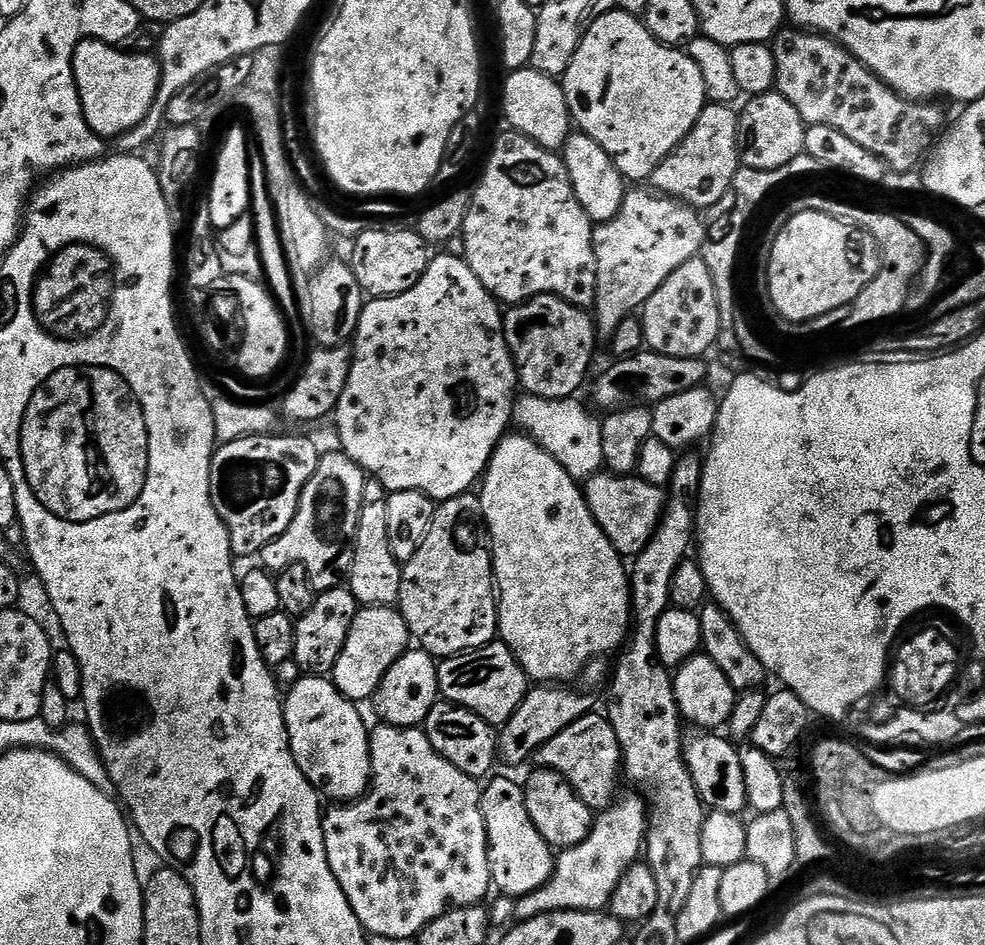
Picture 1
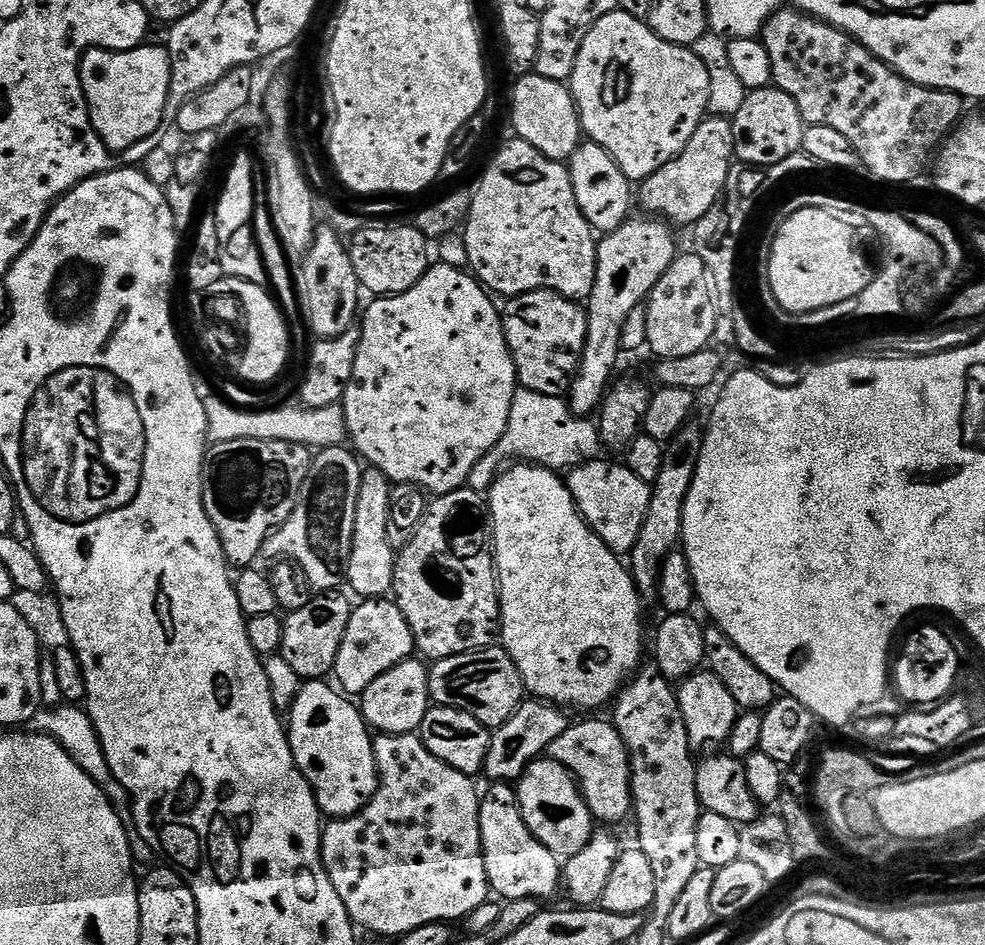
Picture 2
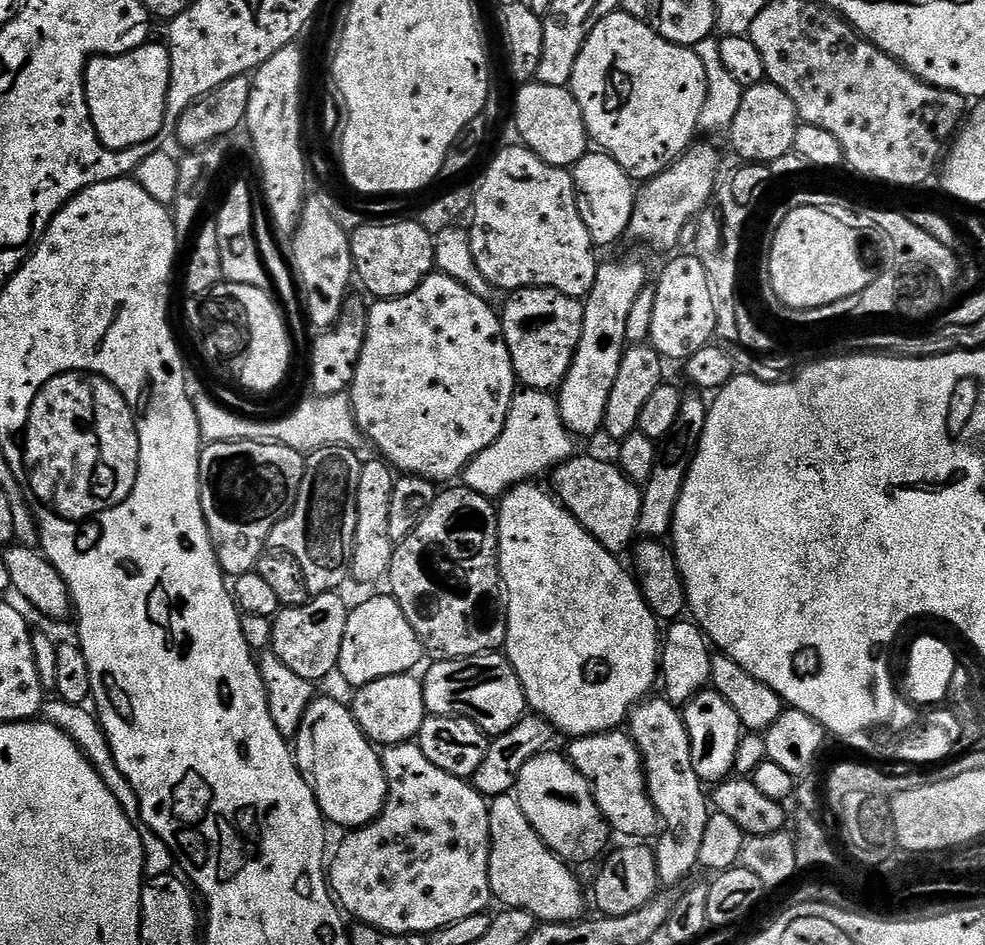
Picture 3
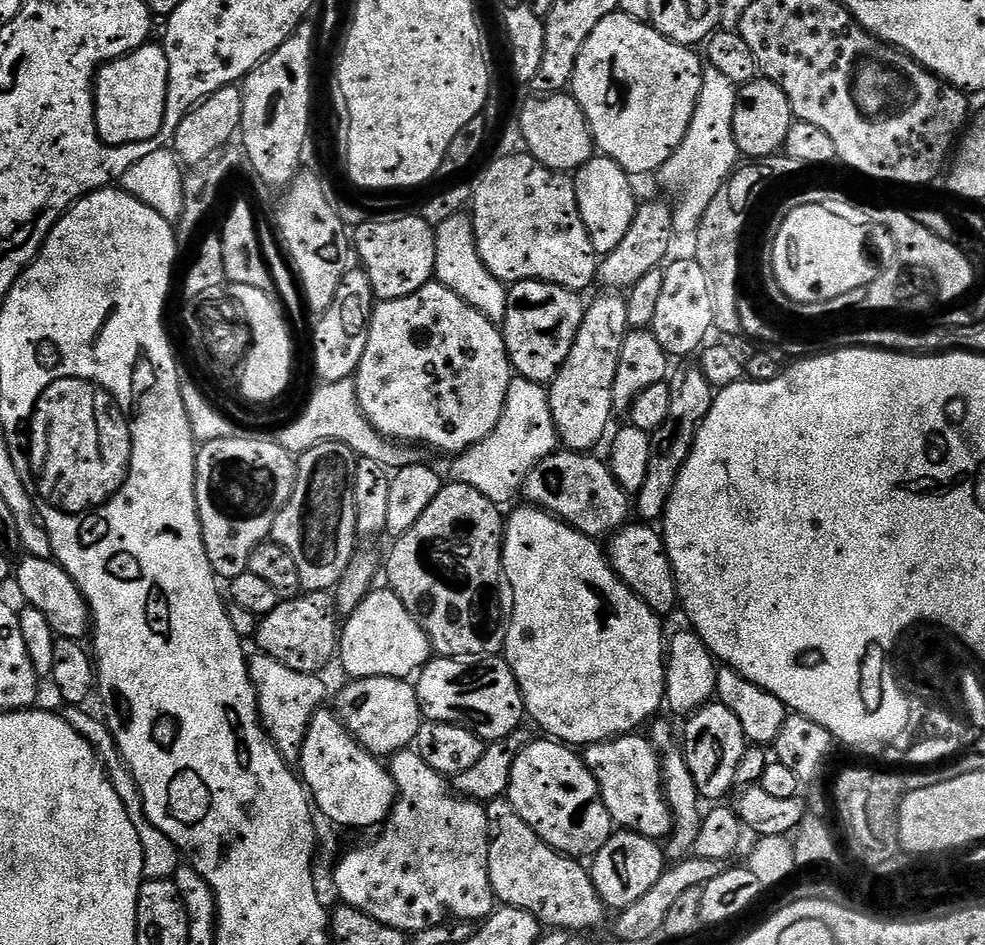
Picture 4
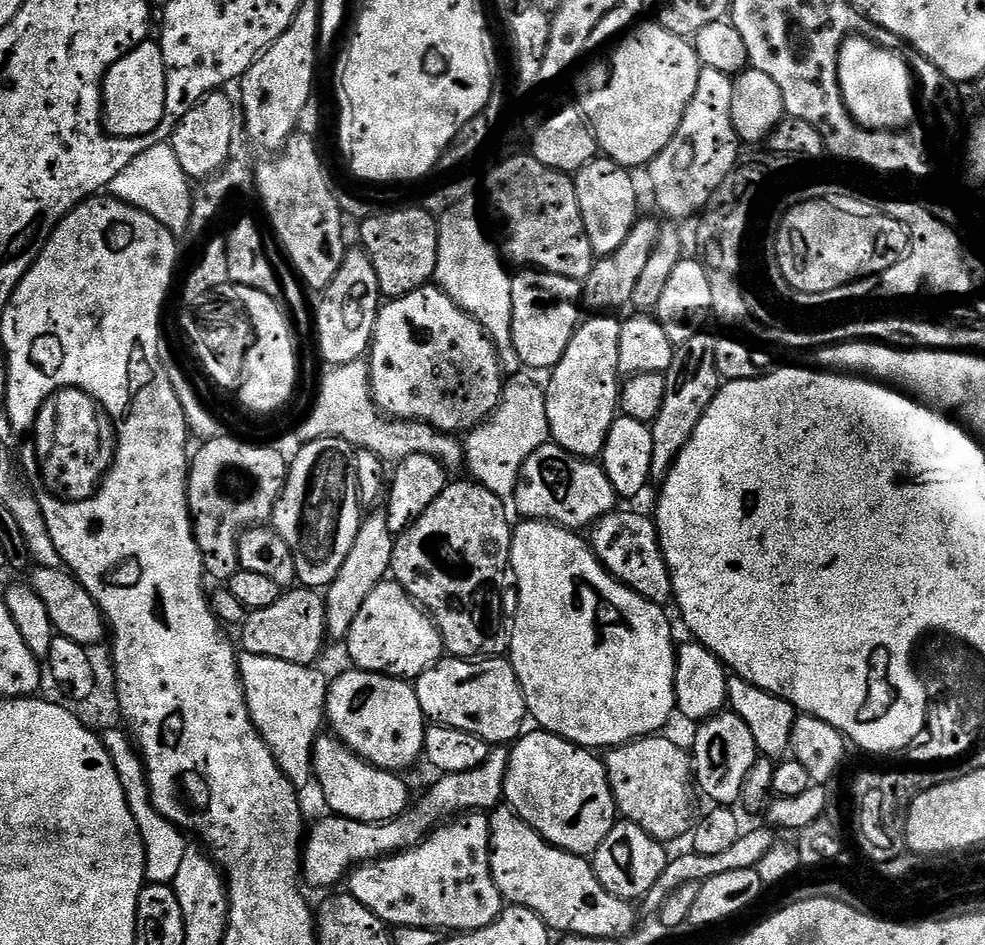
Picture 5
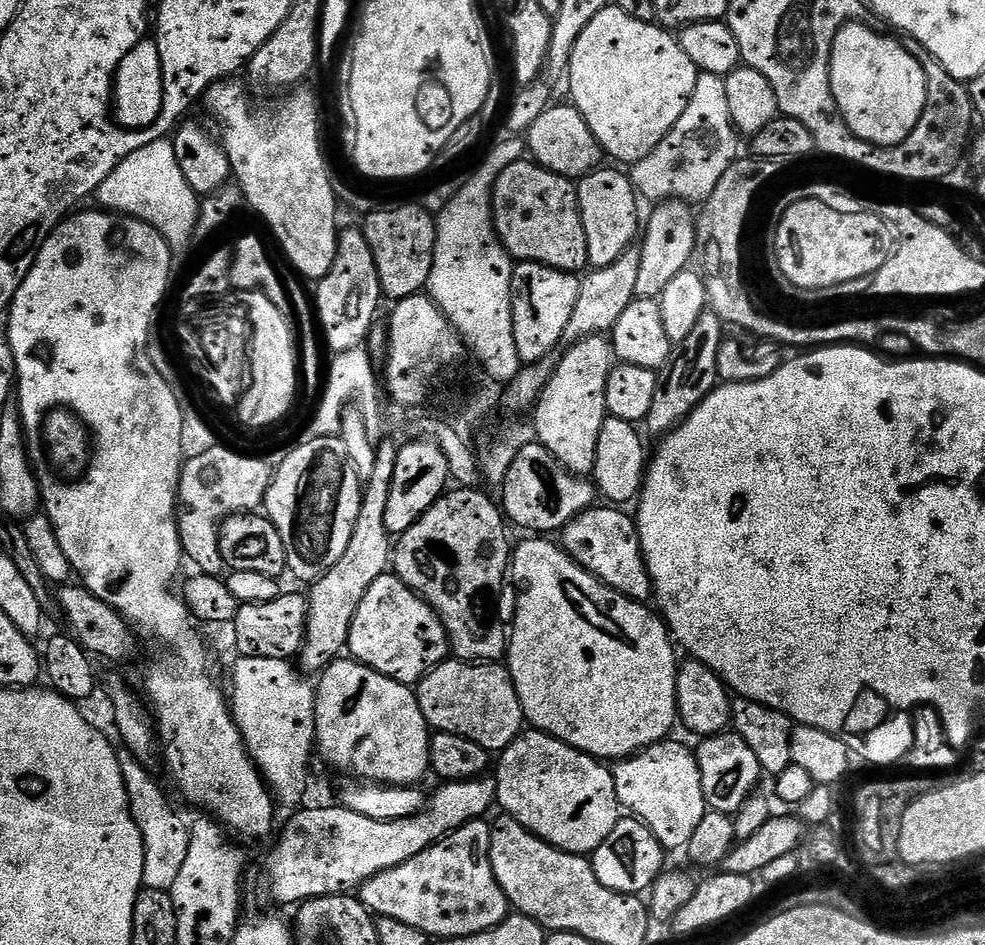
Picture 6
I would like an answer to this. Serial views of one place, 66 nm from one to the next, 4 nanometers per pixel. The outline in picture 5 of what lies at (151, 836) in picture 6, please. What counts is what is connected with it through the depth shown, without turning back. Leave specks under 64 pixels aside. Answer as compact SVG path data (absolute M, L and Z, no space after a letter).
M119 727L108 728L102 732L102 739L110 758L114 762L114 770L122 782L122 790L126 794L126 802L130 806L130 814L134 814L134 822L140 831L144 843L144 878L149 884L171 884L177 877L182 860L186 857L189 841L185 833L175 824L162 818L152 801L148 775L144 770L144 761L127 731Z

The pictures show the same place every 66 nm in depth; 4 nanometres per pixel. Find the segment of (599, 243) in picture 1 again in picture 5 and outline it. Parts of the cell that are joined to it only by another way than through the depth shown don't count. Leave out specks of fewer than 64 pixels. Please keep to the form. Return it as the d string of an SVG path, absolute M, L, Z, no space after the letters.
M592 314L577 327L566 354L551 369L543 389L551 443L581 458L603 453L610 426L618 415L622 373L618 366L621 321L612 314Z

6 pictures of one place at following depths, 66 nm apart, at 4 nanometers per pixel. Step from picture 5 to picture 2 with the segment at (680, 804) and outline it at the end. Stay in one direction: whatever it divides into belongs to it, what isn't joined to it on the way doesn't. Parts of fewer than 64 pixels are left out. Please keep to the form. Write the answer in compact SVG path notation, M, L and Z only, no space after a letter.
M611 719L580 720L577 724L576 721L569 723L566 731L558 734L558 738L554 738L554 742L547 750L547 755L551 759L558 761L576 779L576 784L584 796L584 801L590 810L593 821L600 823L601 820L604 823L601 825L612 826L608 824L620 824L627 816L629 819L630 813L634 808L632 799L632 767L628 764L628 752L624 748L622 734L618 734L618 730L612 725Z

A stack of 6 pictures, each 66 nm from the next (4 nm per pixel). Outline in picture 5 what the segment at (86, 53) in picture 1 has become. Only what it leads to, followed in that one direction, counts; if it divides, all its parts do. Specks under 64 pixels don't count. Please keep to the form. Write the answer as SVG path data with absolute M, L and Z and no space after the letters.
M147 40L133 48L108 69L101 88L102 123L109 136L144 137L163 125L166 100L165 58L157 41Z

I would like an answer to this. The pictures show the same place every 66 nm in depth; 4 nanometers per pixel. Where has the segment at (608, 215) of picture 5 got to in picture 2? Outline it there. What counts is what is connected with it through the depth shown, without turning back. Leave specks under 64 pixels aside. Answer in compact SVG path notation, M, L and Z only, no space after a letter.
M591 142L581 143L572 159L567 161L568 173L574 186L574 198L578 198L578 206L586 218L592 231L597 234L607 234L621 228L630 219L628 212L634 208L634 184L633 181L622 174L618 162L610 158L602 146Z

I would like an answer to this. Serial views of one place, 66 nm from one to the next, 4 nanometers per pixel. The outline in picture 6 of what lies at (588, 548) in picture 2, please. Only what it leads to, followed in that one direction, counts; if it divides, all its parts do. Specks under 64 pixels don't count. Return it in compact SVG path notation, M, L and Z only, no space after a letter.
M524 538L520 545L515 545L514 551L510 556L510 572L514 577L516 575L516 580L518 583L524 587L524 593L516 600L516 617L512 620L512 632L510 628L510 635L506 640L506 667L508 669L509 676L512 677L512 685L516 691L516 696L520 700L520 709L524 711L524 719L533 729L539 730L541 732L547 732L550 736L555 736L556 739L561 740L564 744L569 744L571 748L577 748L579 752L584 752L588 756L594 756L597 760L601 762L615 762L617 760L623 760L630 756L635 756L636 753L642 751L644 748L648 748L652 744L656 744L659 740L665 739L669 735L668 732L672 727L677 727L678 717L676 714L676 674L678 671L678 659L676 660L677 649L674 647L674 641L669 633L667 624L664 623L663 619L647 603L631 600L628 596L624 596L621 592L616 592L610 586L606 586L601 580L597 579L596 576L590 574L581 564L577 564L563 548L560 547L559 543L550 541L548 538Z

